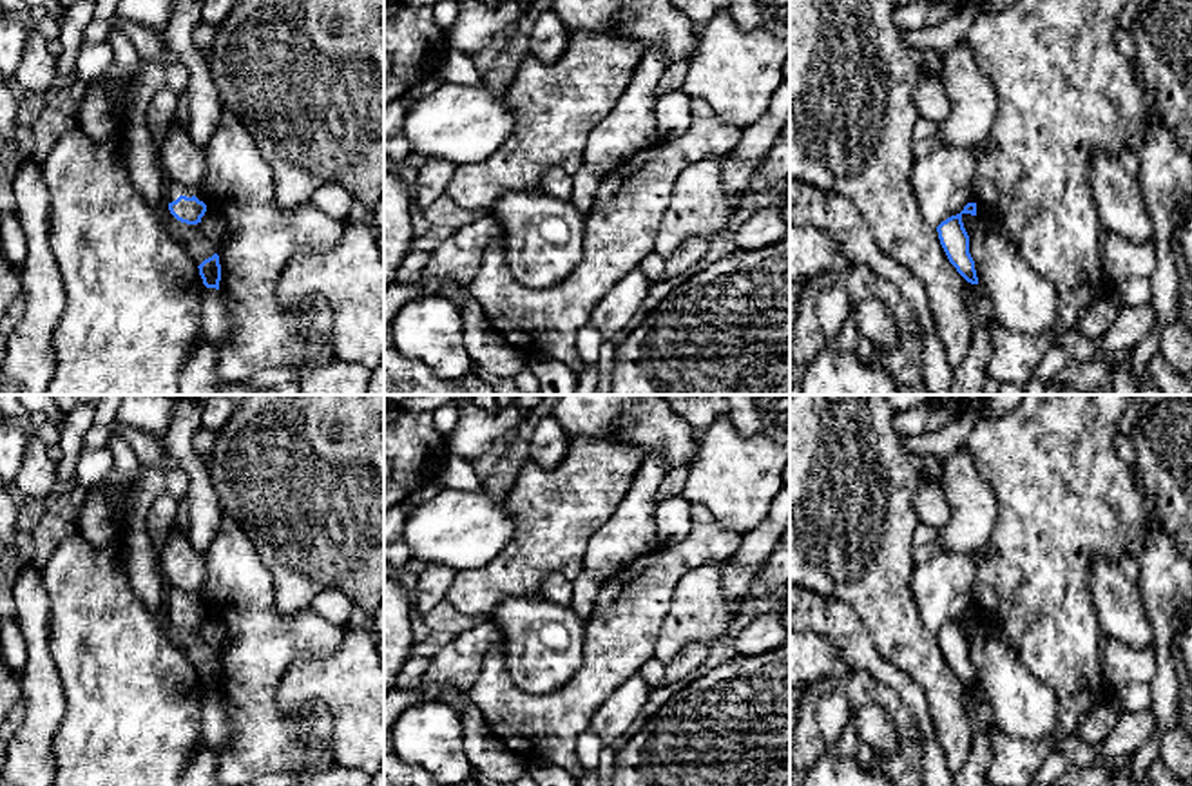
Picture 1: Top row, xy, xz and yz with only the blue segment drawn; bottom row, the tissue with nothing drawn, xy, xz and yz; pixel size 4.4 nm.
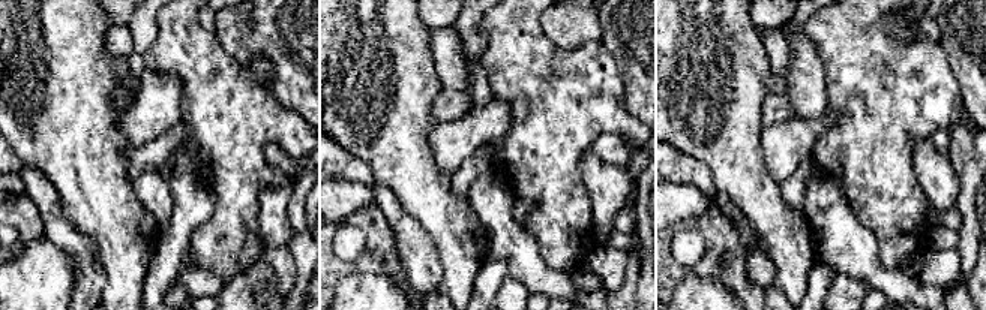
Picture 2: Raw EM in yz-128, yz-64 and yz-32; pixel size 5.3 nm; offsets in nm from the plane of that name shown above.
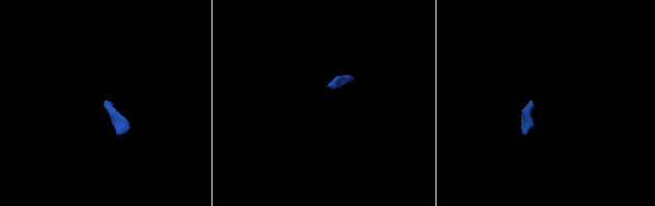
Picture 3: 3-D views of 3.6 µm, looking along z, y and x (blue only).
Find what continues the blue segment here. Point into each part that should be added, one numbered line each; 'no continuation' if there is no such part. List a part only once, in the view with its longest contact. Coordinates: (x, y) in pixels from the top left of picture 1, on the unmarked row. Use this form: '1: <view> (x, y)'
1: xy (176, 594)

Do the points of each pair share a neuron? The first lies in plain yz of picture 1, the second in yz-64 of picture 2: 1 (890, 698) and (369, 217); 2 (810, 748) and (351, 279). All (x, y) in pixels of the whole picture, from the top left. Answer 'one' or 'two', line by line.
1: one
2: two

